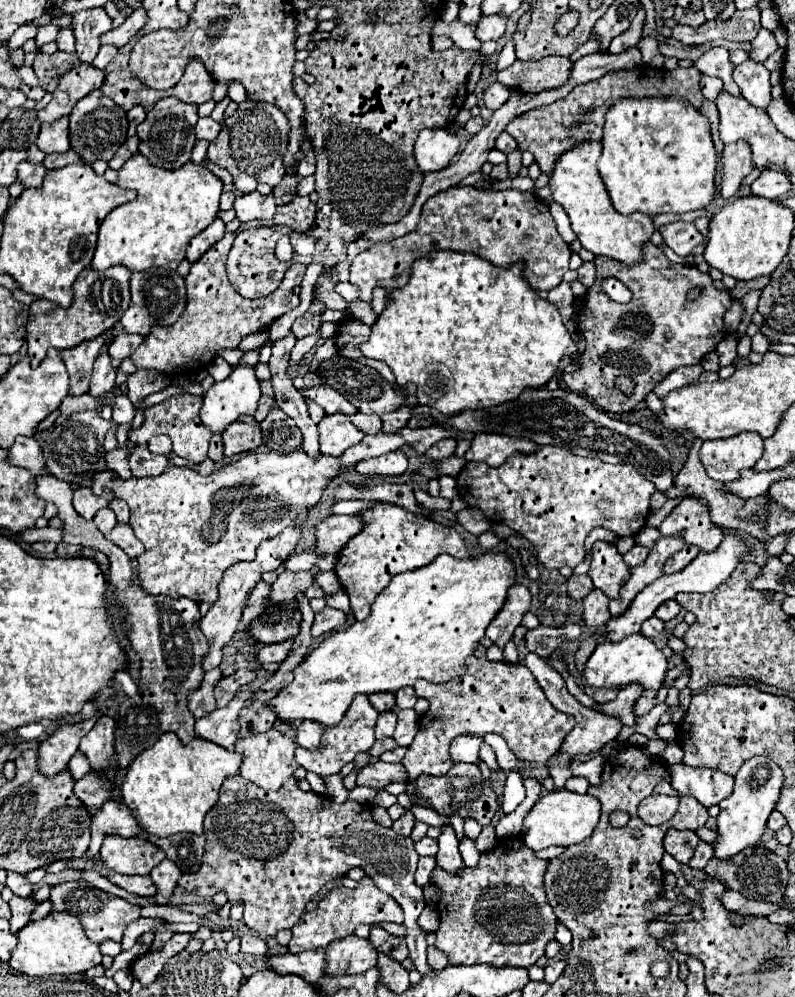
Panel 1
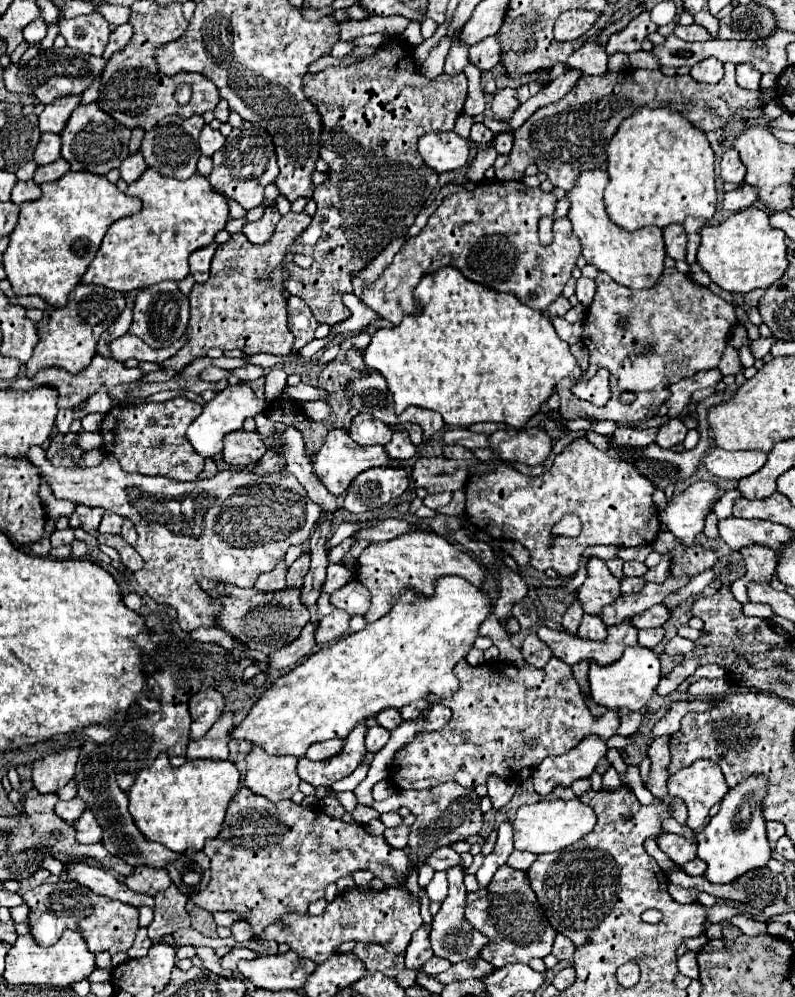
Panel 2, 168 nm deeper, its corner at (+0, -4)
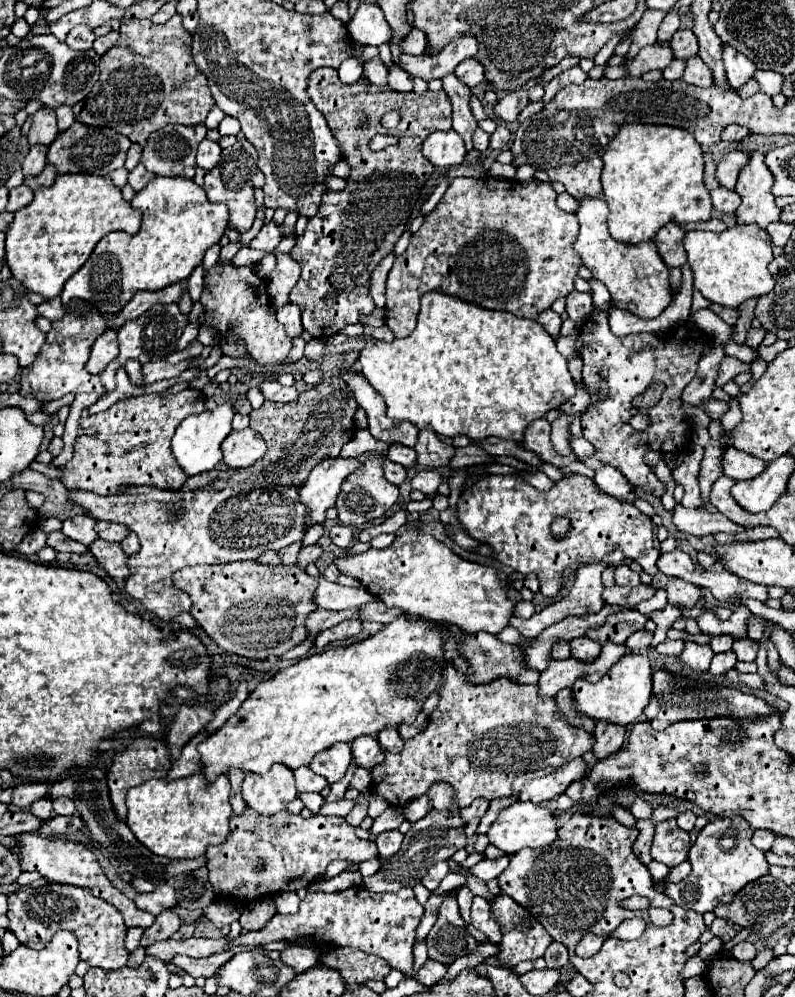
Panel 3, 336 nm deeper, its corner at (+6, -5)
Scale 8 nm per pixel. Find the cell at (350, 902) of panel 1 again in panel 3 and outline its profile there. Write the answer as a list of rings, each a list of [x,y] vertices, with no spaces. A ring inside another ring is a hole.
[[[349,887],[339,893],[307,893],[301,901],[301,907],[295,915],[275,915],[261,931],[249,931],[247,935],[239,935],[235,941],[223,939],[223,949],[233,947],[259,947],[271,941],[287,941],[299,945],[315,945],[315,943],[335,943],[337,947],[355,947],[365,953],[375,953],[383,957],[391,969],[397,969],[411,977],[413,971],[413,943],[415,929],[423,917],[423,905],[417,903],[413,889],[403,887],[395,893],[371,893],[367,889]]]

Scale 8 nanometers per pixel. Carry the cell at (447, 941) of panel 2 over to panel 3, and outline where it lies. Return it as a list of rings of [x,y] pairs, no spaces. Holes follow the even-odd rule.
[[[445,897],[437,923],[427,935],[427,947],[429,957],[443,965],[451,965],[457,957],[469,955],[477,949],[475,939],[465,929],[465,921],[457,909],[455,897]]]

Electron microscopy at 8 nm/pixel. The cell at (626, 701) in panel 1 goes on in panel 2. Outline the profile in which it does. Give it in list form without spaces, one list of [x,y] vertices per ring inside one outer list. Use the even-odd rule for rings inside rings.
[[[555,656],[549,660],[545,668],[515,668],[503,666],[501,662],[485,662],[479,666],[471,666],[467,660],[457,664],[457,678],[461,680],[459,690],[449,698],[427,696],[429,704],[443,704],[453,710],[451,720],[435,732],[417,732],[415,738],[397,750],[393,760],[391,780],[401,790],[429,790],[441,782],[457,782],[467,788],[475,788],[477,784],[487,782],[489,774],[497,774],[499,778],[513,778],[523,768],[537,768],[543,758],[559,756],[573,746],[579,744],[589,734],[597,734],[601,738],[611,738],[617,734],[617,712],[609,712],[603,716],[593,716],[581,698],[579,684],[571,672],[571,666]]]

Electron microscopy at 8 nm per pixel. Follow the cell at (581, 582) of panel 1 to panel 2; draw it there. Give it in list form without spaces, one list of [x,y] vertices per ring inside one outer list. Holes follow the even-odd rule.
[[[573,602],[573,604],[567,608],[565,616],[563,616],[563,628],[565,628],[565,632],[575,634],[575,632],[577,632],[577,626],[579,626],[579,622],[581,622],[581,616],[583,616],[581,604],[575,604],[575,602]]]

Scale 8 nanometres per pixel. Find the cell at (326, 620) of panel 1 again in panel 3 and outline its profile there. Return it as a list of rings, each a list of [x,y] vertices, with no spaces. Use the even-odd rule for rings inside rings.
[[[343,621],[343,623],[339,623],[339,625],[331,627],[331,629],[321,631],[321,633],[317,635],[317,639],[315,639],[315,647],[323,649],[323,647],[327,647],[327,645],[333,643],[333,641],[351,639],[351,637],[359,635],[361,631],[363,631],[363,629],[361,629],[361,623],[359,623],[359,621]]]

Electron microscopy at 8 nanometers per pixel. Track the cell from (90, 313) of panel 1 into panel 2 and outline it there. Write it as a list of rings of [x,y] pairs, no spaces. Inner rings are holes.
[[[79,284],[71,296],[67,308],[47,308],[43,312],[43,318],[37,322],[37,334],[41,334],[41,340],[37,342],[37,348],[33,350],[33,356],[29,358],[27,366],[27,376],[31,378],[37,370],[47,368],[47,366],[59,366],[69,372],[79,372],[89,366],[91,358],[95,356],[95,346],[109,328],[121,314],[121,308],[125,308],[125,294],[113,292],[113,288],[105,288],[99,284]]]

